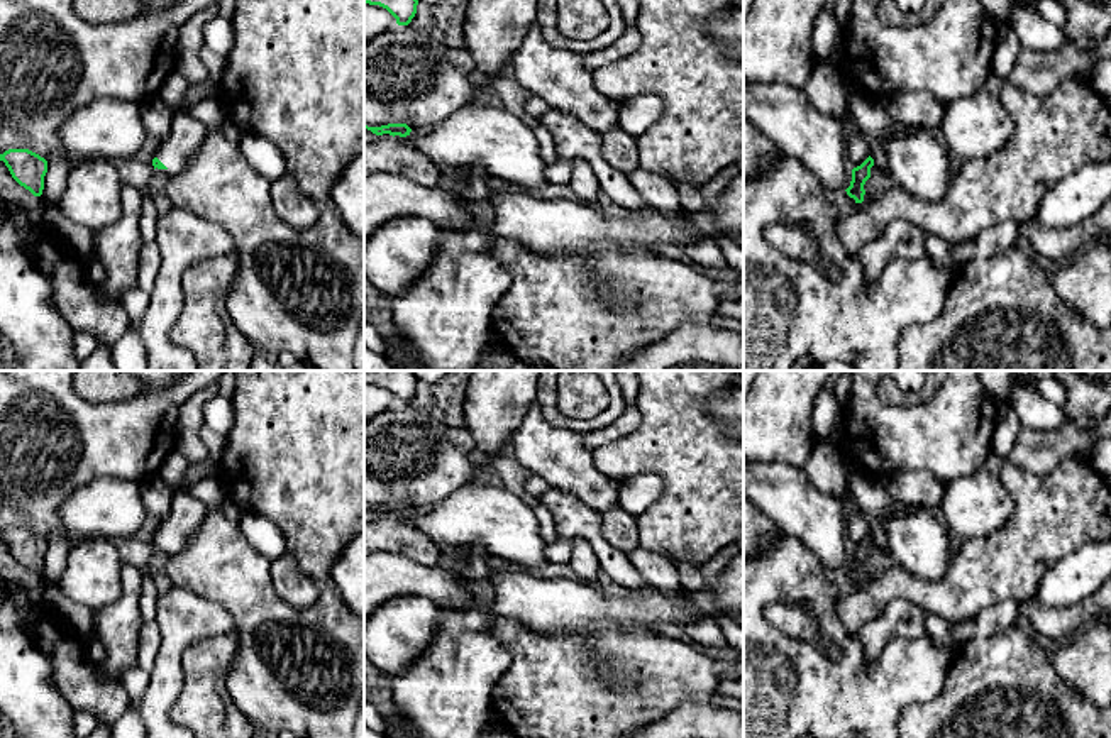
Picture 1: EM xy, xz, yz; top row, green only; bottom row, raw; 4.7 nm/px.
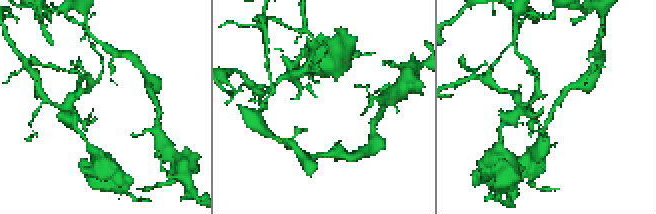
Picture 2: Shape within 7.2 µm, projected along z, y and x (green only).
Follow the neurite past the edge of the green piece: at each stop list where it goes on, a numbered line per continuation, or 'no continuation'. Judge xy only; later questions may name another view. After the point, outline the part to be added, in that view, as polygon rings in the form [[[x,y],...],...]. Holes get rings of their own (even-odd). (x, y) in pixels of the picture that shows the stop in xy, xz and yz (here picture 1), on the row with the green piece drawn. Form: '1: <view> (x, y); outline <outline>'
1: xy (187, 134); outline [[[188,112],[173,117],[169,137],[154,147],[156,157],[166,166],[156,173],[173,178],[186,169],[188,159],[200,149],[208,129]]]

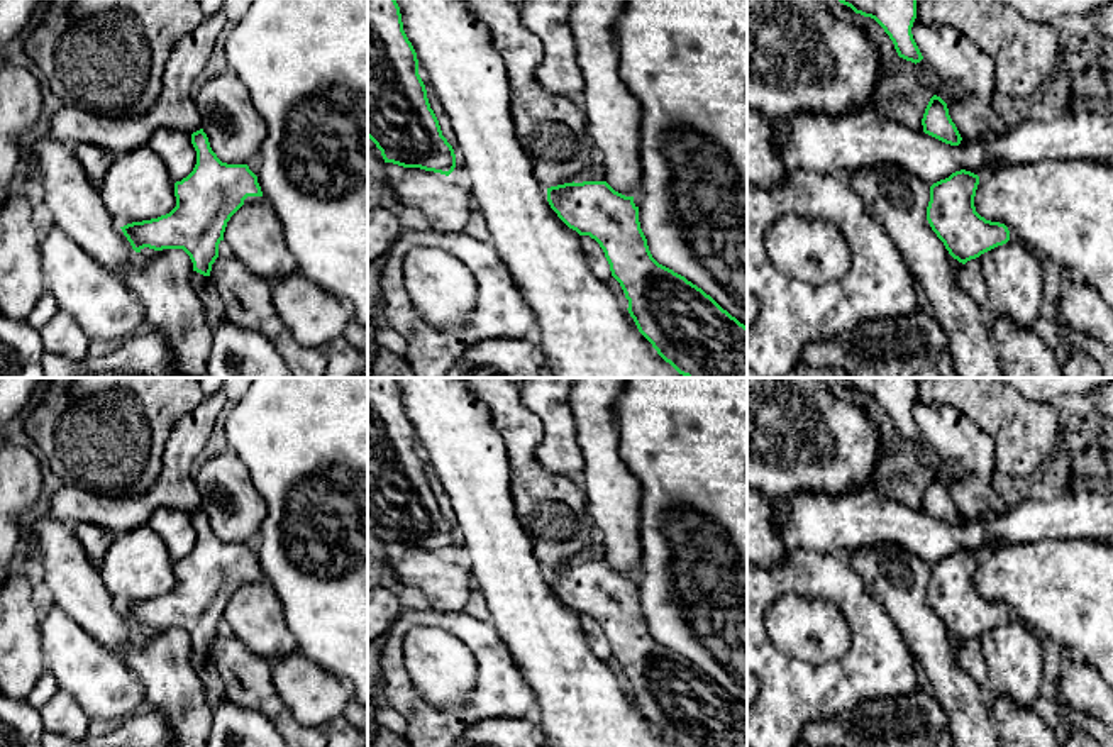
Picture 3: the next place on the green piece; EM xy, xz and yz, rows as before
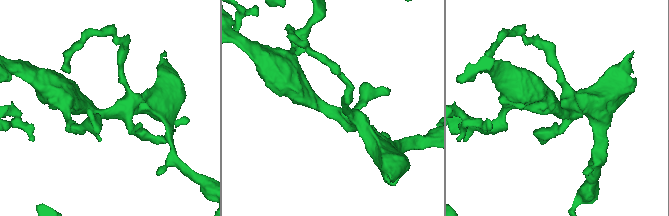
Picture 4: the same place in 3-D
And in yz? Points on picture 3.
no continuation

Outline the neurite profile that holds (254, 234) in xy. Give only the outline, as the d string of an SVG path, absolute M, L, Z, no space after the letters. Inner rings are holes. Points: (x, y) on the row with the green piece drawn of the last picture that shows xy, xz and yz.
M266 200L242 205L227 222L224 241L237 261L269 285L298 271L280 217Z

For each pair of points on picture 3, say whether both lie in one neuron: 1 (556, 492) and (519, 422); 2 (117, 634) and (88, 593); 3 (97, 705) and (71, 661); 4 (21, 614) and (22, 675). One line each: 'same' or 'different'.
1: same
2: same
3: same
4: same

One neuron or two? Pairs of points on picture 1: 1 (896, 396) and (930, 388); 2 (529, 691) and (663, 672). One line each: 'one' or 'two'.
1: one
2: one

